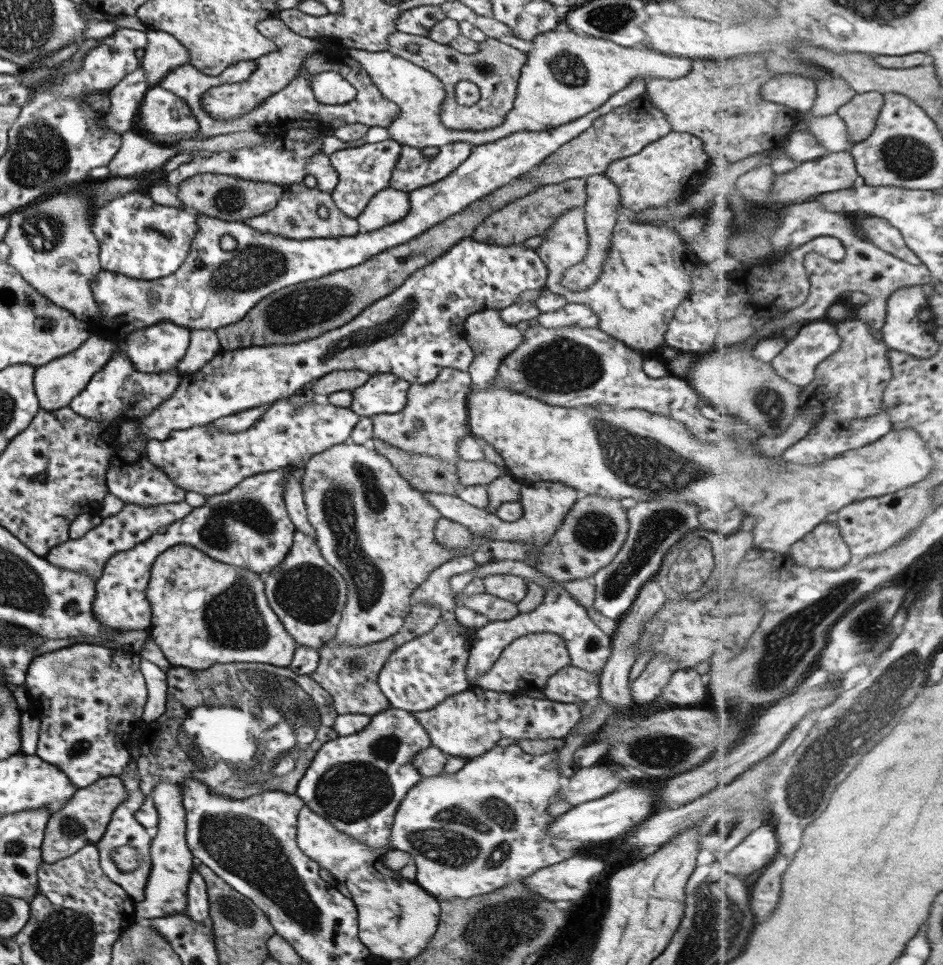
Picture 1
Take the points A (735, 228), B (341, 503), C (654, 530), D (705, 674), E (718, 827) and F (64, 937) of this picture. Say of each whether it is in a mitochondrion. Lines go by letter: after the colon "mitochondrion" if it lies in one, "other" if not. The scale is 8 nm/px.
A: other
B: mitochondrion
C: mitochondrion
D: other
E: mitochondrion
F: mitochondrion

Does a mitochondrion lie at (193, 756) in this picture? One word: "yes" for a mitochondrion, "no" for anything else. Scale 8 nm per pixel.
no

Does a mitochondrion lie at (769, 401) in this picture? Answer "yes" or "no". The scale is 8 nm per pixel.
yes

